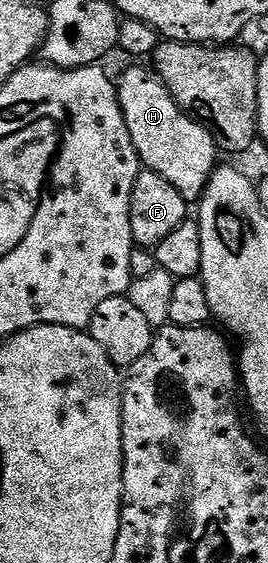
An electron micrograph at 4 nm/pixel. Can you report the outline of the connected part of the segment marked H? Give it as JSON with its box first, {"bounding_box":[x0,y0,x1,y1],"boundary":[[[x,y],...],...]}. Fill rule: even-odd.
{"bounding_box":[116,65,220,201],"boundary":[[[146,65],[130,66],[134,67],[117,76],[116,86],[120,109],[124,113],[128,133],[132,133],[132,145],[136,145],[138,159],[145,170],[160,173],[164,181],[180,192],[180,197],[187,201],[201,200],[220,158],[212,133],[178,108],[157,71]]]}

